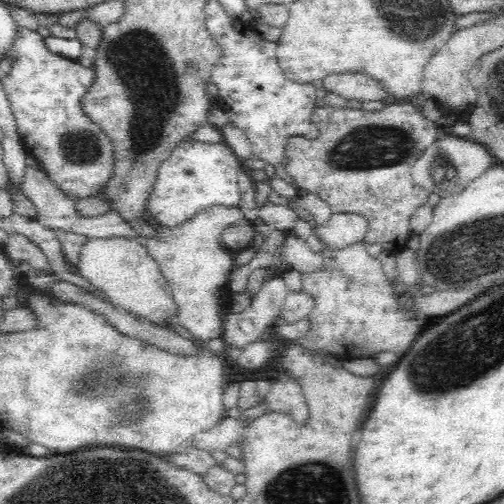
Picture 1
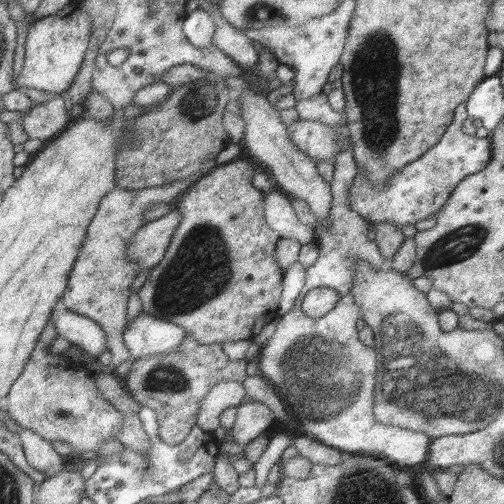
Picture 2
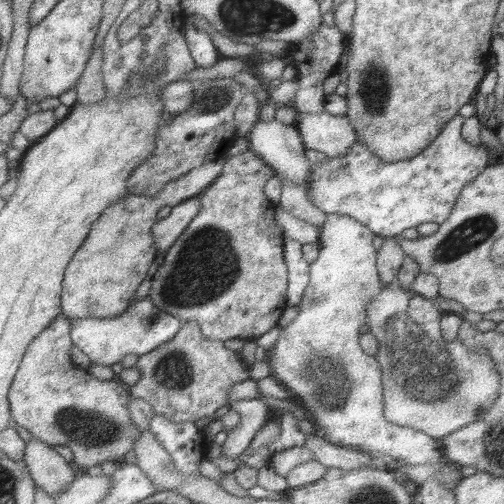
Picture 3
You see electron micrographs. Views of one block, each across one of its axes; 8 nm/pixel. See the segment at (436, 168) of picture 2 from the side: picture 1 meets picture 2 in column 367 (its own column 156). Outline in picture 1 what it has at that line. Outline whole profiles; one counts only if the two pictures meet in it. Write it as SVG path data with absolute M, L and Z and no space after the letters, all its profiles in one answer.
M186 140L180 144L172 156L160 166L156 186L148 198L148 214L160 226L180 228L194 220L196 214L212 206L236 208L240 204L242 192L238 184L238 172L242 160L232 152L226 142L204 144L198 140Z

